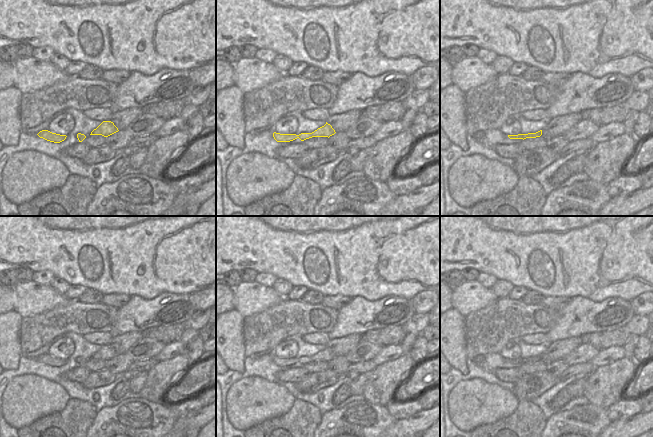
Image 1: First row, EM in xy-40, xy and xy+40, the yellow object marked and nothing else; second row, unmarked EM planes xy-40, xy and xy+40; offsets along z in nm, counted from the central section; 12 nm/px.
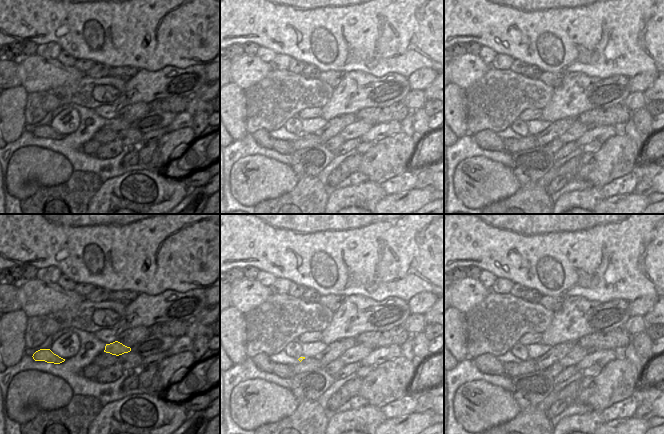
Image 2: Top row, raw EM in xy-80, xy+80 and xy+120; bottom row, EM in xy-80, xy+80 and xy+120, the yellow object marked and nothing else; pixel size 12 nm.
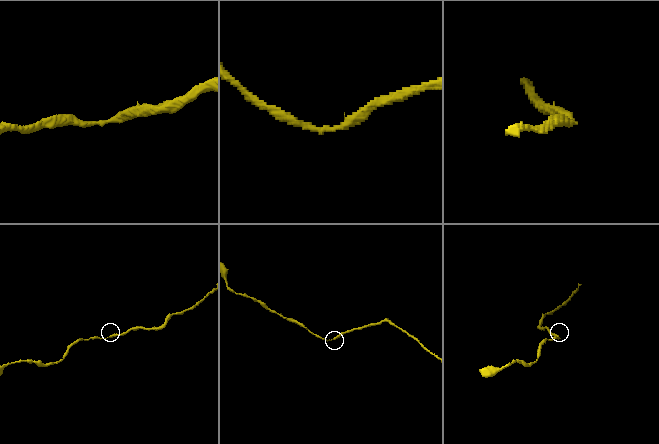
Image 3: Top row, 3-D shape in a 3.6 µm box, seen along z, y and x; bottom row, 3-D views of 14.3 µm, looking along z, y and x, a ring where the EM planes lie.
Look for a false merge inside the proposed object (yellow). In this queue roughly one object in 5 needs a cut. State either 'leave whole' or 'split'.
leave whole

